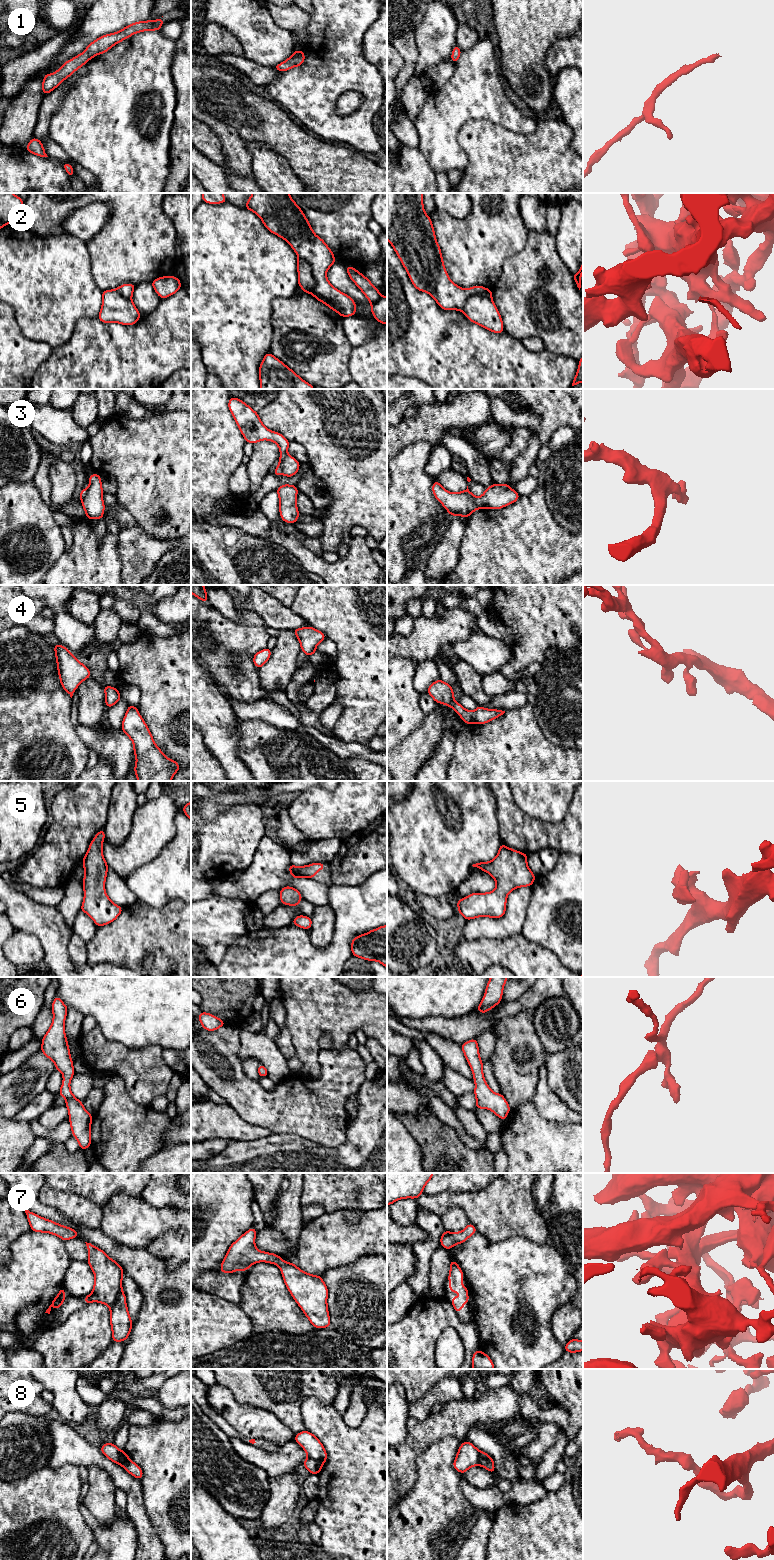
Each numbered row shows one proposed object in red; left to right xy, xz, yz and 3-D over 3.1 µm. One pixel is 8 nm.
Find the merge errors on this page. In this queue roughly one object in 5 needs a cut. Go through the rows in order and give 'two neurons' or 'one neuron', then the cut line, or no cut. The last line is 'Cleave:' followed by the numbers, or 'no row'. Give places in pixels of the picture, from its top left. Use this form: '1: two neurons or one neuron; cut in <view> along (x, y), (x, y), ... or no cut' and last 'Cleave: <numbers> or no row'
1: one neuron; no cut
2: one neuron; no cut
3: two neurons; cut in xy along (87, 489), (81, 500)
4: one neuron; no cut
5: one neuron; no cut
6: one neuron; no cut
7: one neuron; no cut
8: two neurons; cut in xz along (308, 1456), (322, 1463)
Cleave: 3, 8

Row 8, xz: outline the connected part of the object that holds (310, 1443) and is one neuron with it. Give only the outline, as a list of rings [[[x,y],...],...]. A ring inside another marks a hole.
[[[304,1430],[296,1434],[295,1442],[297,1442],[307,1453],[309,1458],[325,1463],[327,1460],[327,1453],[323,1444],[312,1433]]]

